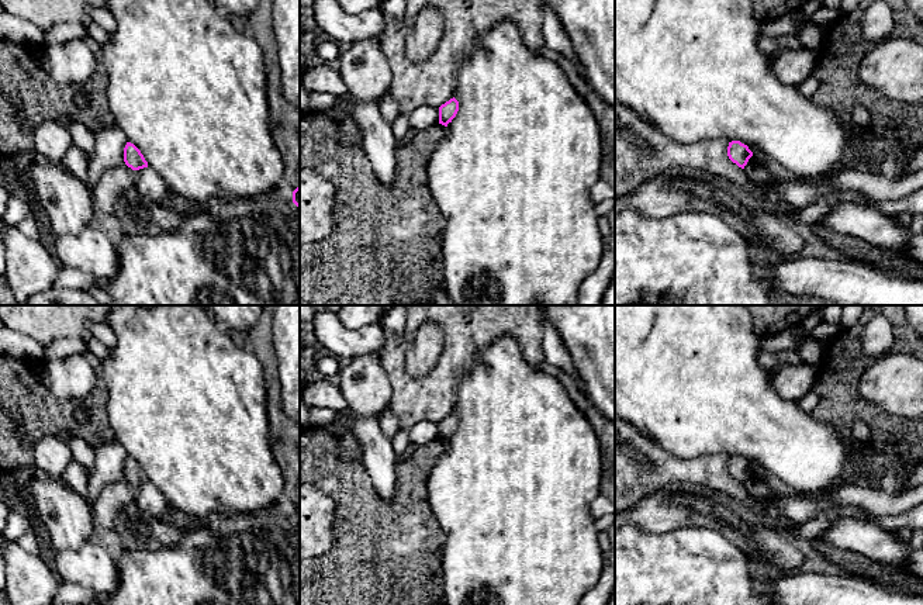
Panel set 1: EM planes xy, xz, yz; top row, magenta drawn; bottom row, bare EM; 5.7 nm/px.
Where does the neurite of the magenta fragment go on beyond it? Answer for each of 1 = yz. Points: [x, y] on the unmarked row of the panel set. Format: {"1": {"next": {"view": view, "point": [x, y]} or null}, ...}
{"1": {"next": null}}

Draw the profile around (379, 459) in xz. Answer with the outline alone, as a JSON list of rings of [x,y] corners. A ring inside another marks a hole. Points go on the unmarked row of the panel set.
[[[349,411],[345,414],[350,418],[350,426],[348,429],[362,446],[362,464],[366,469],[374,490],[383,499],[390,501],[395,492],[395,466],[400,456],[394,452],[391,440],[383,433],[377,418],[353,415]]]

